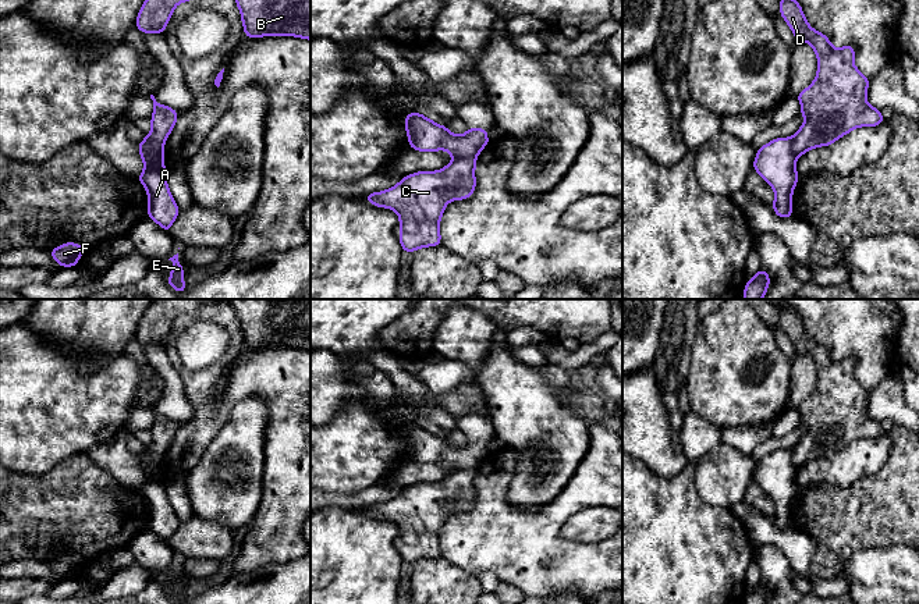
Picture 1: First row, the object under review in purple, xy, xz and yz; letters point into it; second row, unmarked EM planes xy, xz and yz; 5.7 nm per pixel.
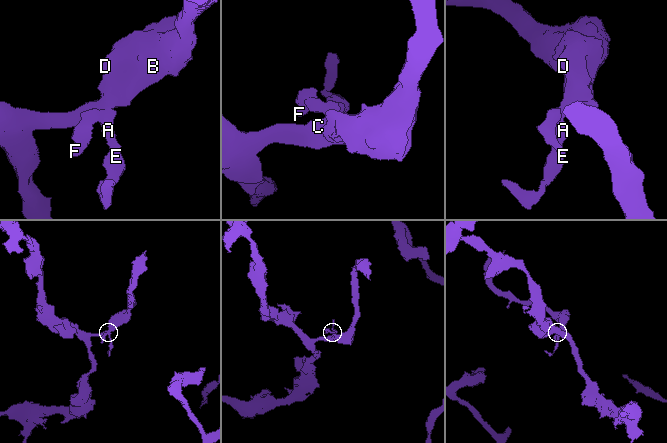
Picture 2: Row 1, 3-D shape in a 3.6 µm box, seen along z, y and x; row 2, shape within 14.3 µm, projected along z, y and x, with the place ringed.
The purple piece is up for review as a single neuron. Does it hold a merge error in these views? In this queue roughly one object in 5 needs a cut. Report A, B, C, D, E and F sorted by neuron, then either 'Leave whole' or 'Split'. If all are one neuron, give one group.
Groups: A E F / B C D. Split

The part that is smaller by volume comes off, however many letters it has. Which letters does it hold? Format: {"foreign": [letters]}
{"foreign": ["A", "E", "F"]}

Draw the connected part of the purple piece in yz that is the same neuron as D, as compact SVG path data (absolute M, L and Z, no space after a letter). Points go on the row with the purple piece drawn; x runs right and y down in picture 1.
M780 0L780 15L795 39L810 43L817 56L815 81L795 96L805 117L802 127L792 135L796 157L810 149L830 146L854 128L884 122L881 110L866 102L869 78L854 64L855 47L834 49L824 33L808 24L796 0Z

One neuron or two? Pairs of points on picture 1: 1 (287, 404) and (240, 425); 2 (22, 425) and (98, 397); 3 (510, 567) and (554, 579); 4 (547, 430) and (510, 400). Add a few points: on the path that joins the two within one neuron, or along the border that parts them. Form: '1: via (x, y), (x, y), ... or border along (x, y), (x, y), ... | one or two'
1: border along (237, 401), (261, 397), (266, 402), (265, 444) | two
2: via (41, 416), (49, 416), (53, 412), (80, 412) | one
3: via (521, 571), (528, 572), (535, 579), (543, 579) | one
4: via (538, 420), (520, 404) | one

